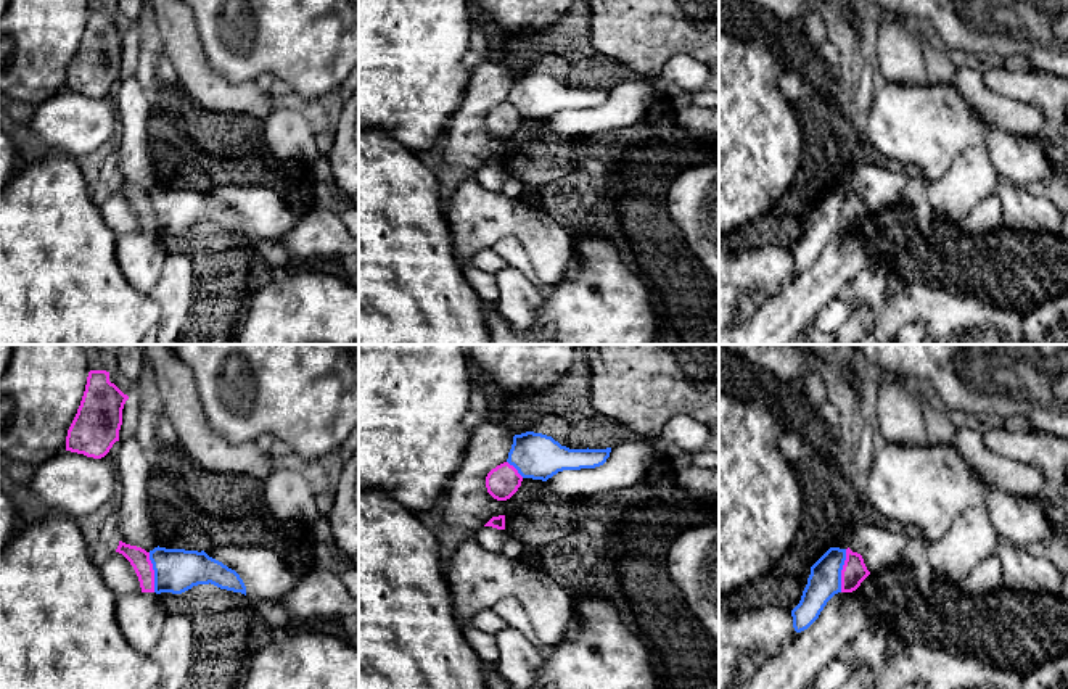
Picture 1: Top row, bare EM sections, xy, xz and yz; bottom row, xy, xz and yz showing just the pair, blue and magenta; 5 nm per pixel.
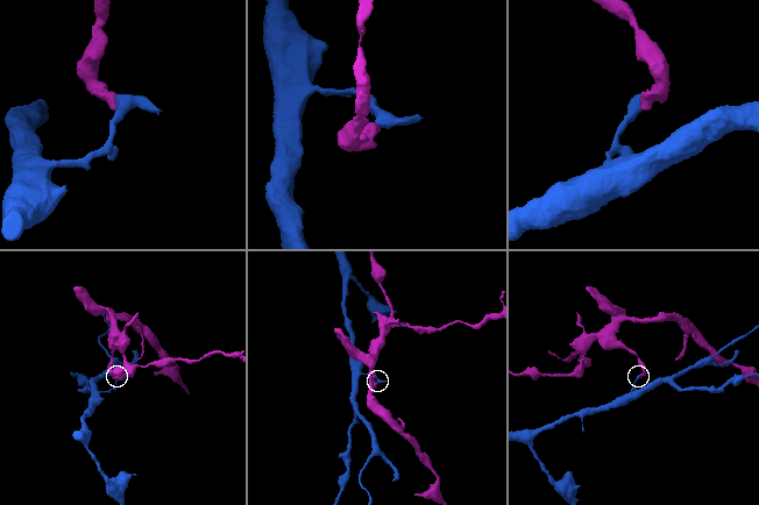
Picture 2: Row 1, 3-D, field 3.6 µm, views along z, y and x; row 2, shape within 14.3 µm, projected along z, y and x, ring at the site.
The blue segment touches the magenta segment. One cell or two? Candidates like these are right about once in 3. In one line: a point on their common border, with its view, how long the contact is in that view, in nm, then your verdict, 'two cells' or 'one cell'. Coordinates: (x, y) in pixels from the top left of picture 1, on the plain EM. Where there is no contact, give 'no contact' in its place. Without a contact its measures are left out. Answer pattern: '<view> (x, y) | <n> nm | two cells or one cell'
yz (842, 208) | 220 nm | two cells

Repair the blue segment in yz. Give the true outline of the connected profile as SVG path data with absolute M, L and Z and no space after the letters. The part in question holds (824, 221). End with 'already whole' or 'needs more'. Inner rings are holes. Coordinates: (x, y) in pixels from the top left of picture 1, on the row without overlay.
M830 187L812 206L799 243L791 250L796 272L807 269L827 241L841 232L841 209L846 188Z; already whole

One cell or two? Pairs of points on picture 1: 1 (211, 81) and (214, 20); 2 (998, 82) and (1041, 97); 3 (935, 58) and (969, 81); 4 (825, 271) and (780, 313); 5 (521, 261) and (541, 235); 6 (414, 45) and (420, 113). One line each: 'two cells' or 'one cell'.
1: two cells
2: one cell
3: two cells
4: one cell
5: two cells
6: one cell

